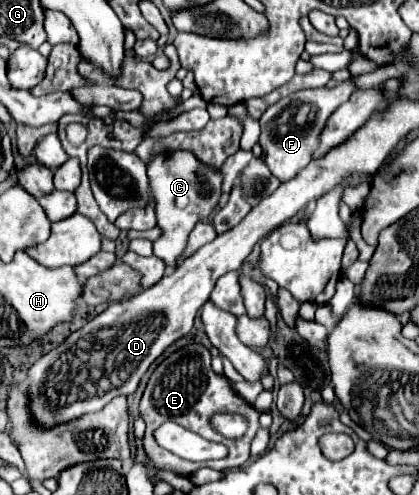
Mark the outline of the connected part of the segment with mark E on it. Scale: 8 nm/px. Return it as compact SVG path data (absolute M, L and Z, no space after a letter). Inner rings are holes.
M189 343L181 349L177 349L175 353L171 353L167 359L163 359L157 365L157 369L151 373L149 383L147 383L147 387L143 391L143 397L141 397L141 403L139 403L139 415L145 419L145 425L147 425L147 431L145 431L145 437L143 437L143 449L147 453L149 465L155 467L155 469L173 471L175 475L181 475L181 477L191 477L201 467L239 469L241 465L245 465L249 461L249 445L251 445L251 441L253 441L253 437L259 429L259 415L261 413L251 403L247 403L245 399L241 399L237 395L237 391L233 389L233 383L225 375L219 375L211 369L211 353L205 345ZM215 411L233 411L233 413L239 413L239 415L247 417L249 419L249 429L247 429L245 437L233 441L233 439L225 439L219 433L215 433L209 427L209 417ZM163 421L173 421L173 423L177 423L177 425L181 425L189 431L195 431L203 439L227 445L227 449L229 449L227 457L221 459L221 461L203 461L203 463L193 463L193 461L179 459L171 451L159 447L153 439L153 431Z

